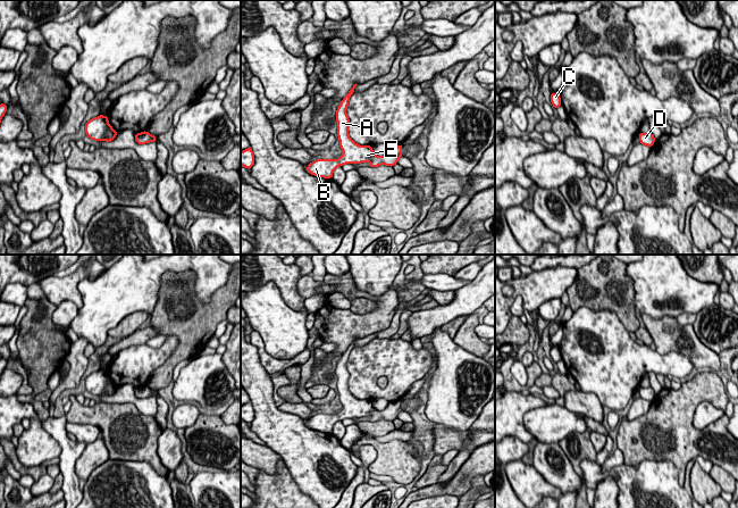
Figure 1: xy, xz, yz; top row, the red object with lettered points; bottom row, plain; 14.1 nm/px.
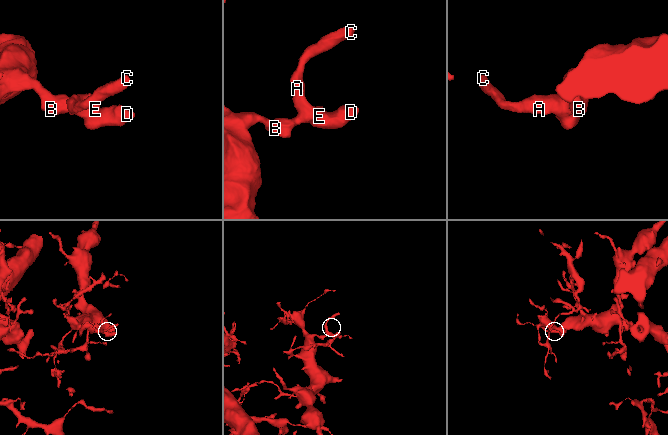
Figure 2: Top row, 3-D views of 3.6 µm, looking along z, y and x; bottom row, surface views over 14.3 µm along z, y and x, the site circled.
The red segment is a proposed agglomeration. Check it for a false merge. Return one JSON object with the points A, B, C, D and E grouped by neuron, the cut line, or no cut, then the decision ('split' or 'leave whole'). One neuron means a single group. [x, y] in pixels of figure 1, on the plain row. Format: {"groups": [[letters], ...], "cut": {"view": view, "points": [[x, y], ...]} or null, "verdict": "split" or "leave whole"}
{"groups": [["A", "B", "C", "D", "E"]], "cut": null, "verdict": "leave whole"}

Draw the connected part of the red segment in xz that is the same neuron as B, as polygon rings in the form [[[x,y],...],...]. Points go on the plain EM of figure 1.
[[[354,339],[349,348],[341,356],[336,365],[336,376],[337,376],[337,391],[339,395],[339,401],[343,406],[343,409],[334,414],[317,414],[310,417],[307,422],[307,426],[311,430],[333,433],[333,426],[335,423],[343,420],[345,418],[361,418],[369,416],[369,422],[378,422],[380,419],[391,420],[397,418],[397,415],[403,411],[402,401],[403,399],[396,401],[389,401],[388,406],[379,411],[372,406],[371,400],[360,400],[352,395],[349,391],[349,377],[350,373],[347,372],[346,364],[351,350],[354,348],[354,343],[358,339]]]

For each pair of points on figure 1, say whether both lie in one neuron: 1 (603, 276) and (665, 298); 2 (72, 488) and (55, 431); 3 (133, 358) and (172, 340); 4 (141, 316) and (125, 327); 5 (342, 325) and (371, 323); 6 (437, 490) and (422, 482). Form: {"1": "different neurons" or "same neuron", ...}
{"1": "different neurons", "2": "same neuron", "3": "same neuron", "4": "same neuron", "5": "same neuron", "6": "different neurons"}

